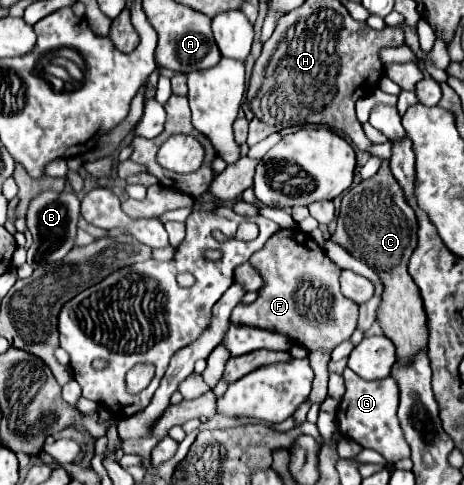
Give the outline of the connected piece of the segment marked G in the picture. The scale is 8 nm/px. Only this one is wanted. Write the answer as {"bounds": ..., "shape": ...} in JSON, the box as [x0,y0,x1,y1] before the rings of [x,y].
{"bounds":[337,368,411,462],"shape":[[[345,368],[345,396],[337,410],[337,426],[343,436],[355,440],[363,448],[371,448],[379,452],[387,462],[397,462],[401,458],[411,456],[411,448],[407,446],[407,440],[403,438],[403,430],[397,420],[397,406],[399,406],[399,386],[393,376],[385,380],[363,380],[353,370]]]}

